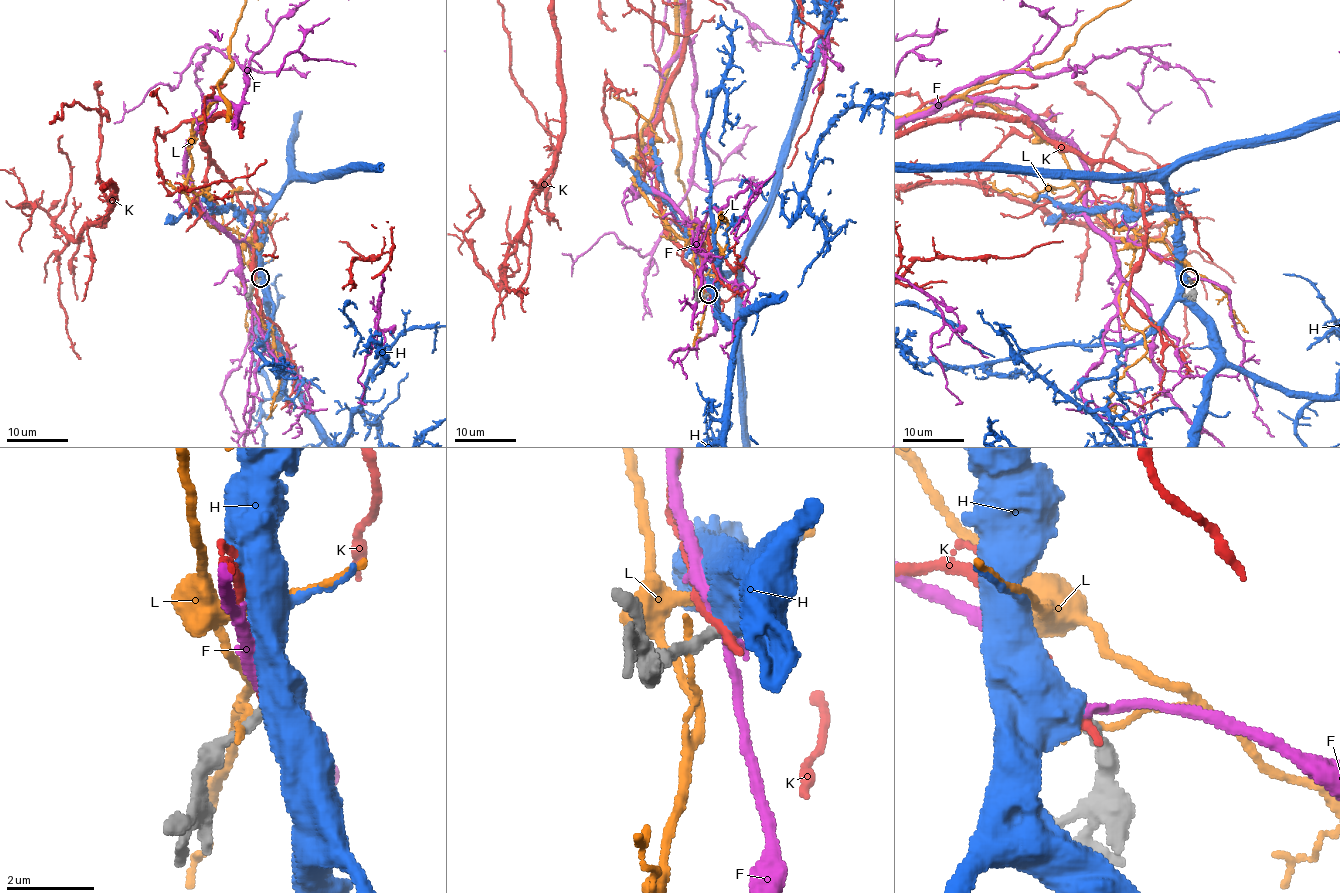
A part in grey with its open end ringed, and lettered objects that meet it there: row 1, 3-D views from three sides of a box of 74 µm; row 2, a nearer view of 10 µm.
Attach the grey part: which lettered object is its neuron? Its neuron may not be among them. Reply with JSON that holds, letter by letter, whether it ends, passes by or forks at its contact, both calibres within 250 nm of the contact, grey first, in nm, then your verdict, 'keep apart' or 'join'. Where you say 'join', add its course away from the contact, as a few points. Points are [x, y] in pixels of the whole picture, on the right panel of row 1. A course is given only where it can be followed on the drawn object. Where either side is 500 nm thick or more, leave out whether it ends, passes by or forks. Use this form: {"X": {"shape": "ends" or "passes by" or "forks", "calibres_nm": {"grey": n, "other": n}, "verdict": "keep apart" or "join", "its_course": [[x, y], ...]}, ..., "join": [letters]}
{"F": {"shape": "passes by", "calibres_nm": {"grey": 280, "other": 260}, "verdict": "keep apart"}, "H": {"calibres_nm": {"grey": 280, "other": 650}, "verdict": "join"}, "K": {"shape": "ends", "calibres_nm": {"grey": 280, "other": 280}, "verdict": "keep apart"}, "L": {"shape": "ends", "calibres_nm": {"grey": 360, "other": 160}, "verdict": "keep apart"}, "join": ["H"]}

